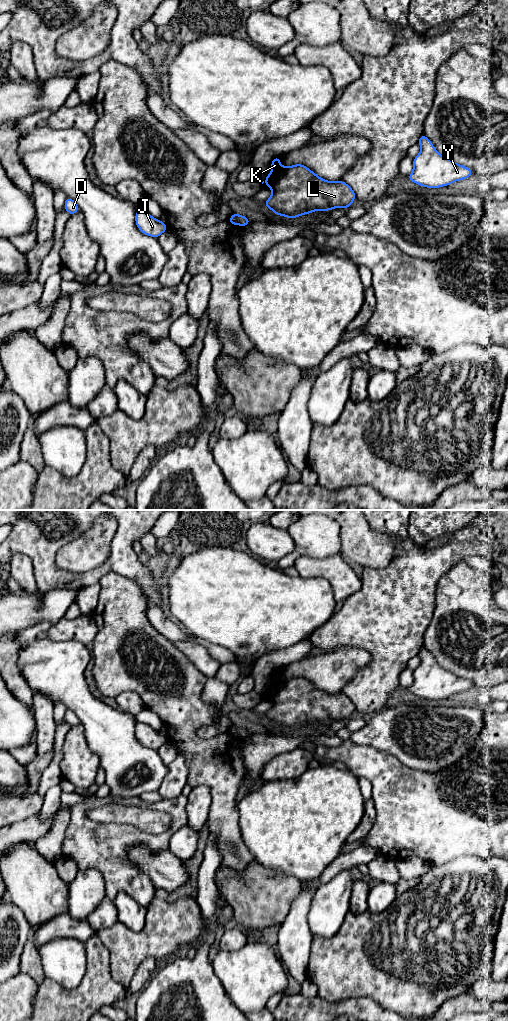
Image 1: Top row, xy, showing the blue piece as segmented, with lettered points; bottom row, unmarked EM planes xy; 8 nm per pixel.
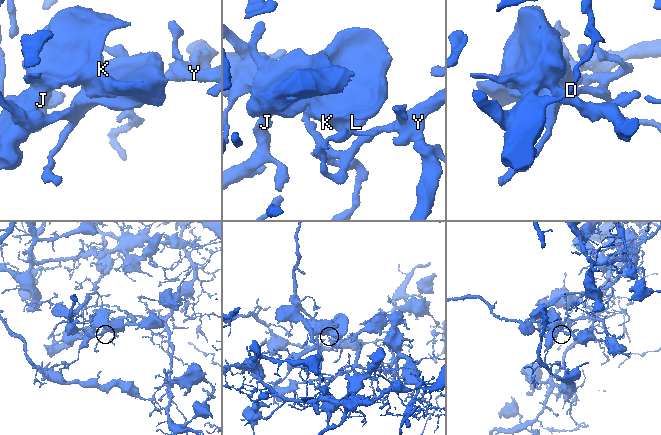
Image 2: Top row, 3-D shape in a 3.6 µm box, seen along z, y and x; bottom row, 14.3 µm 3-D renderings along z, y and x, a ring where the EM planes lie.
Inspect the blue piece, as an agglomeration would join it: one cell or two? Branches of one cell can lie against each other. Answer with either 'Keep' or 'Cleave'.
Cleave

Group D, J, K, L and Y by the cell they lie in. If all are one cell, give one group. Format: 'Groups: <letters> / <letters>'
Groups: D J K L / Y

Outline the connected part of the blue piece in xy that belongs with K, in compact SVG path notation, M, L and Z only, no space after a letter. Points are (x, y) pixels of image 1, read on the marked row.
M275 157L271 163L271 170L262 184L265 182L266 187L272 189L272 195L264 205L274 214L293 219L313 211L347 209L356 199L354 191L344 181L327 181L302 164L284 167L280 164L280 158Z

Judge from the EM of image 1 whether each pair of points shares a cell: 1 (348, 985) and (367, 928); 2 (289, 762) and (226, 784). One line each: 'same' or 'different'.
1: same
2: different

